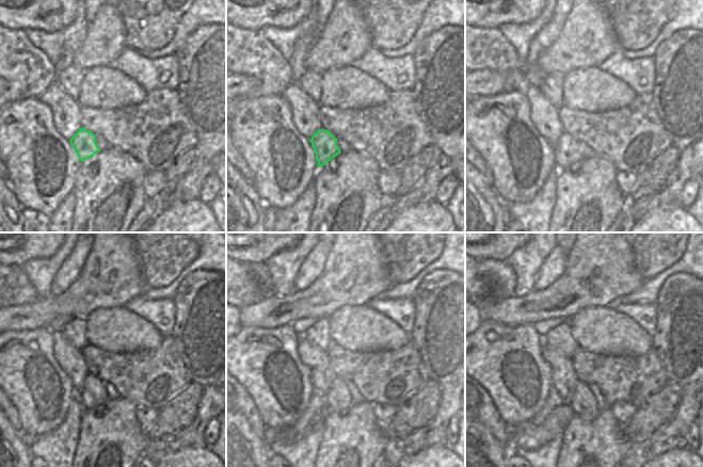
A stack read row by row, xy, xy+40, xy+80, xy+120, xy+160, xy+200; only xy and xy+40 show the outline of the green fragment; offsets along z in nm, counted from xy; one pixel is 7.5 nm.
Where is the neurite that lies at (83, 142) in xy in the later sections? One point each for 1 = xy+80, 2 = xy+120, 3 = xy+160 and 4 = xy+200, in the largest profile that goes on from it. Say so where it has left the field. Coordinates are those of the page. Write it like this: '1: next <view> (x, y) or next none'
1: next xy+80 (566, 151)
2: next xy+120 (93, 393)
3: next xy+160 (338, 398)
4: next xy+200 (584, 404)

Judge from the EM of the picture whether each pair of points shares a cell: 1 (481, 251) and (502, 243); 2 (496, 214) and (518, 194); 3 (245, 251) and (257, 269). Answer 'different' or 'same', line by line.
1: same
2: different
3: different

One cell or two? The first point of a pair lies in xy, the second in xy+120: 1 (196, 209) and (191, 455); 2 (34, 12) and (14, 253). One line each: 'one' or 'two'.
1: one
2: one

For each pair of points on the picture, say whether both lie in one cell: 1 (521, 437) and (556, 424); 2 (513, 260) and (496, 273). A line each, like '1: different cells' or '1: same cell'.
1: same cell
2: different cells

